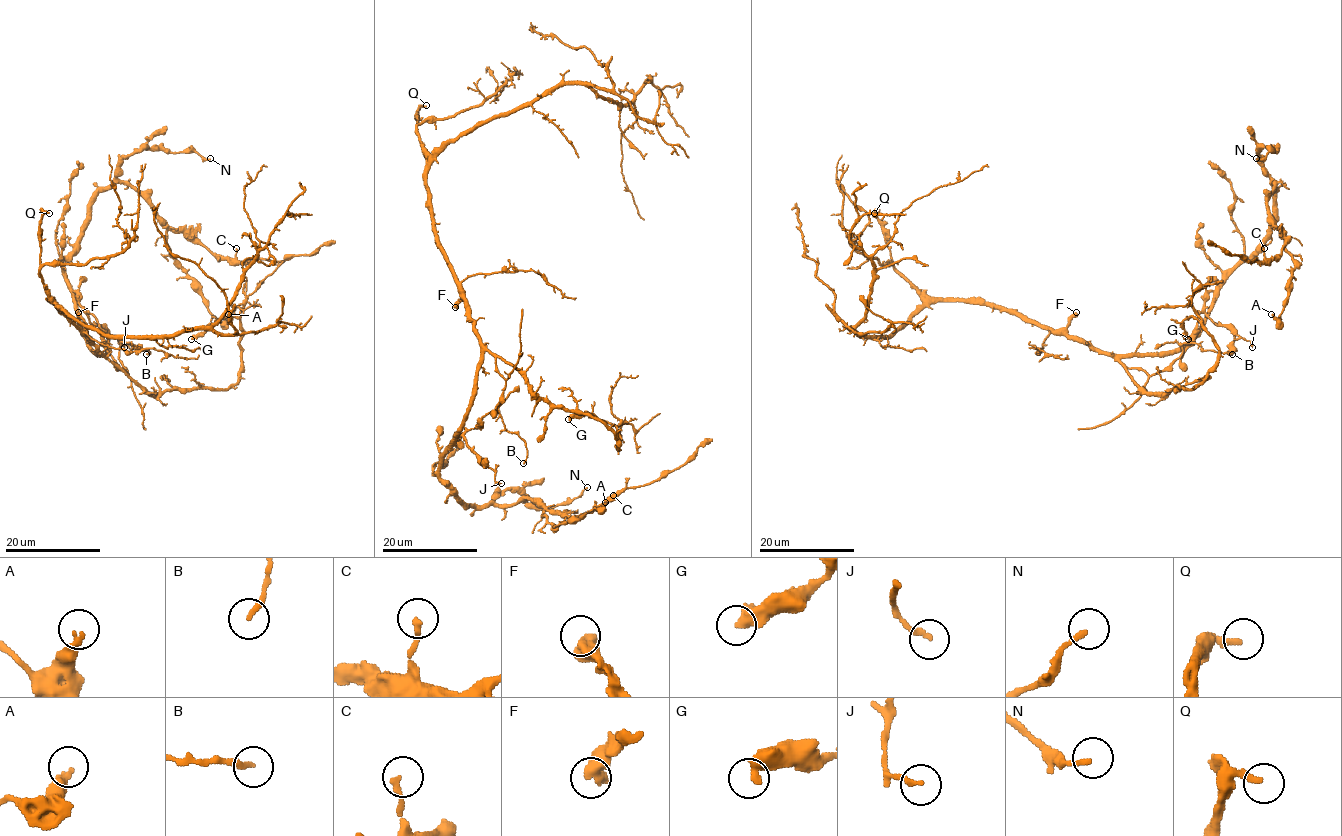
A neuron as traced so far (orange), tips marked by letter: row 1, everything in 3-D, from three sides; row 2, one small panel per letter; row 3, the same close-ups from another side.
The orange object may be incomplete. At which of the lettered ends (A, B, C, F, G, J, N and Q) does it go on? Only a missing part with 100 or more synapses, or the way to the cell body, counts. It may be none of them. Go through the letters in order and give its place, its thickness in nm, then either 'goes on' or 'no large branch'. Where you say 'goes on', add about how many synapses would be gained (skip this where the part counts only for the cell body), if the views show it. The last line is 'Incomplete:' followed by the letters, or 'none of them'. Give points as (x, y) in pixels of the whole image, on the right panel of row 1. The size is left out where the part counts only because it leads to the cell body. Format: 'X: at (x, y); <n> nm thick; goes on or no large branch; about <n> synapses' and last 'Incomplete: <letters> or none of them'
A: at (1271, 314); 220 nm thick; no large branch
B: at (1232, 354); 220 nm thick; no large branch
C: at (1264, 248); 200 nm thick; no large branch
F: at (1076, 312); 600 nm thick; no large branch
G: at (1188, 339); 480 nm thick; no large branch
J: at (1252, 347); 180 nm thick; no large branch
N: at (1256, 158); 180 nm thick; no large branch
Q: at (874, 213); 240 nm thick; no large branch
Incomplete: none of them

